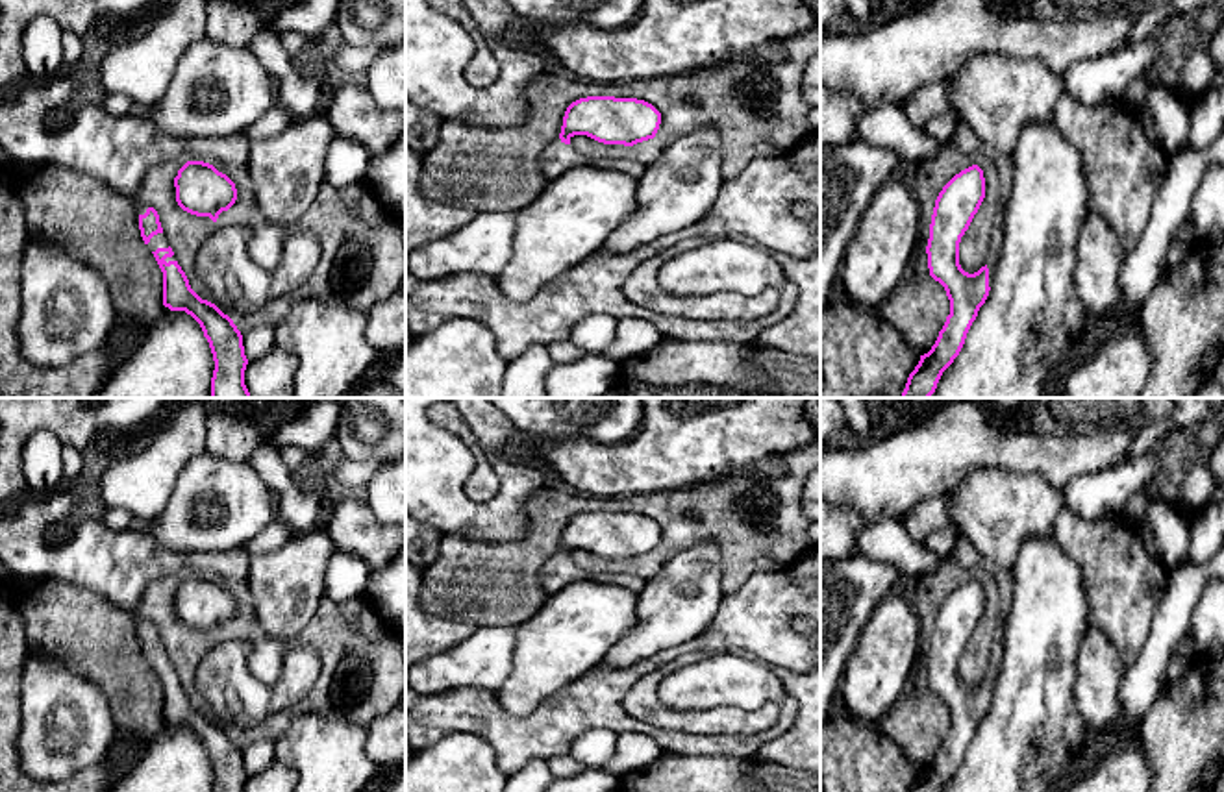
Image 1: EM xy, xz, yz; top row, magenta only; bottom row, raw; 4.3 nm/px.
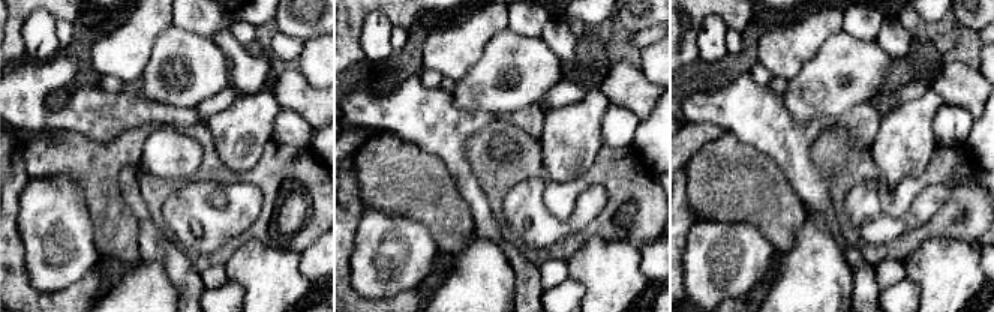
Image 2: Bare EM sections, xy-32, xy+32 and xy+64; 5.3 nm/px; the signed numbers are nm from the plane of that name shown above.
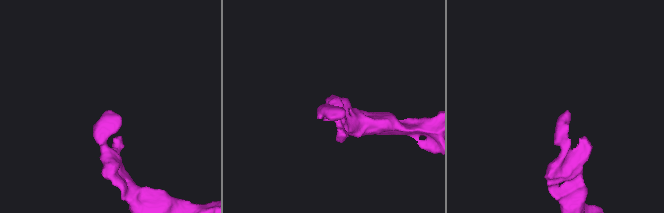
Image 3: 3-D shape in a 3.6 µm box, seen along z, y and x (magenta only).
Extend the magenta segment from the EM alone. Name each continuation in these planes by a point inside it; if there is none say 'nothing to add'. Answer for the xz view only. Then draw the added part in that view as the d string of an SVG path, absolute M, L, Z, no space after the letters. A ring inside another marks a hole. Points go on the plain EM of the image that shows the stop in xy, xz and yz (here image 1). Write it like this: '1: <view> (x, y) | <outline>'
1: xz (558, 572) | M559 551L550 557L541 570L541 583L546 596L552 596L570 583L583 581L591 574L581 570L572 559L565 559Z

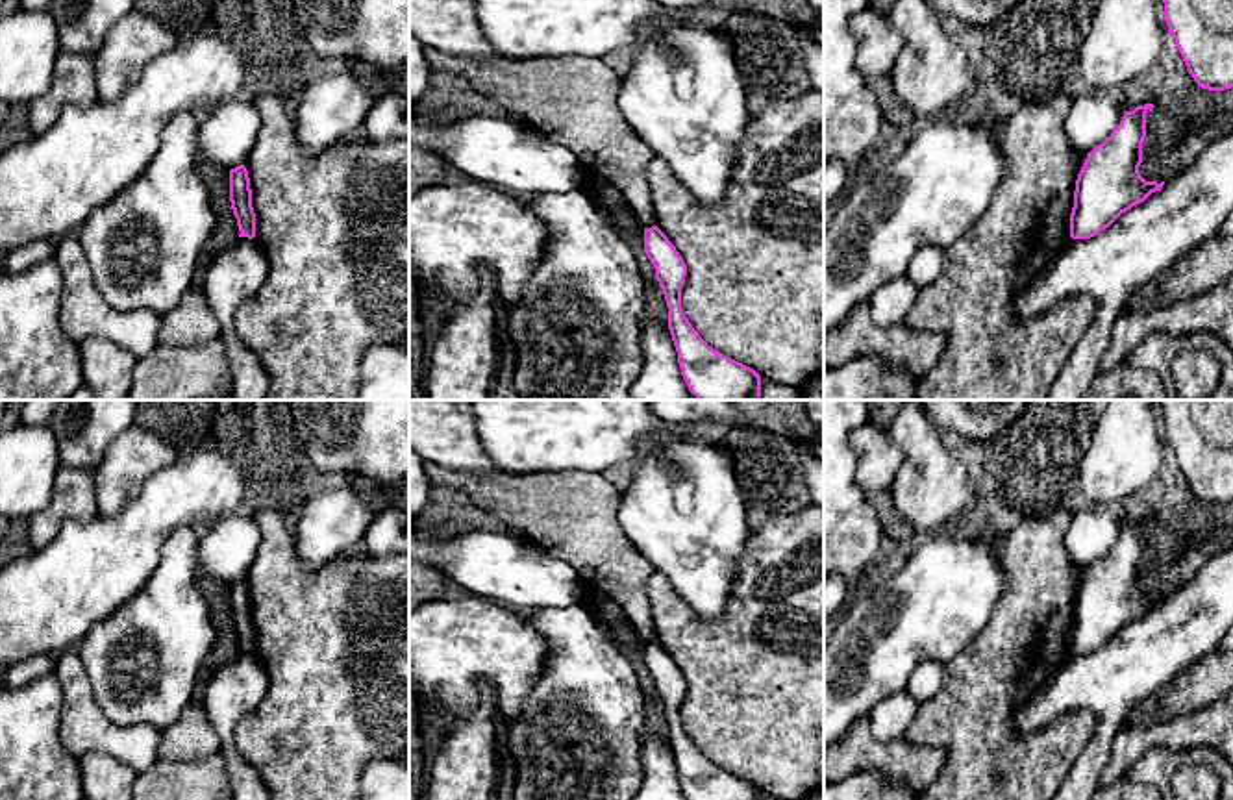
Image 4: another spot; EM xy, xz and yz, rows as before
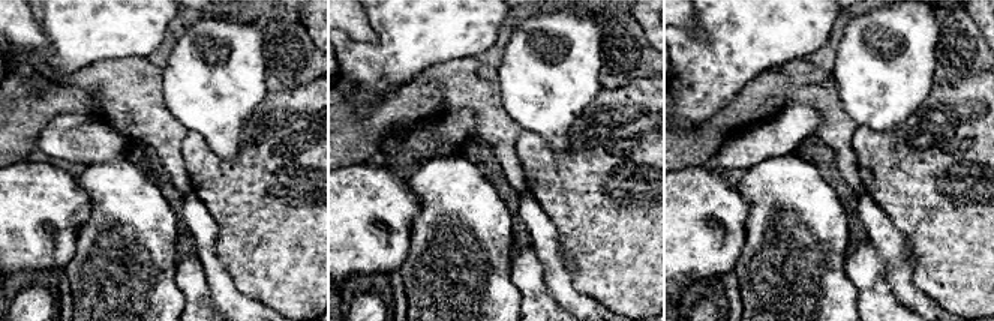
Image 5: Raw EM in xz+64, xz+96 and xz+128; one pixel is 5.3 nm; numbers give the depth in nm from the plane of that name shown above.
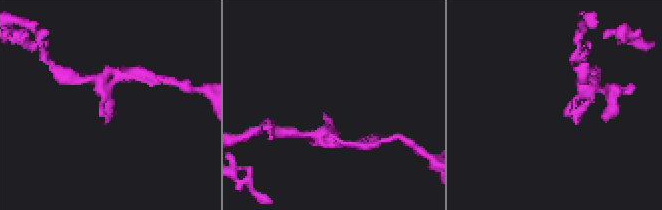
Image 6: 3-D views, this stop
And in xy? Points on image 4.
nothing to add

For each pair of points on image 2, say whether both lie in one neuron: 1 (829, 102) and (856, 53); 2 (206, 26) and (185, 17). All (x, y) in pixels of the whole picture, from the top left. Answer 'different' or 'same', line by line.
1: same
2: same

